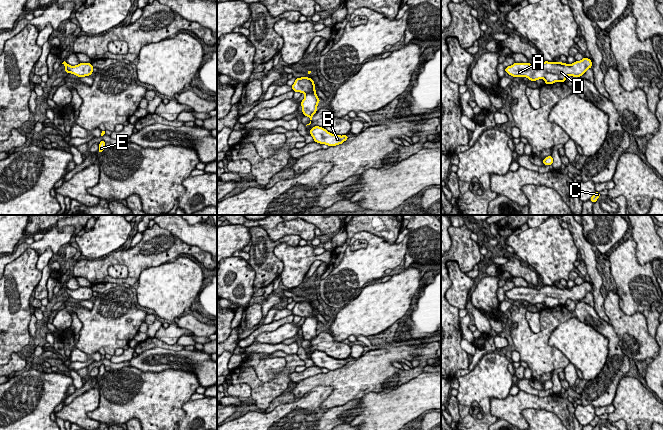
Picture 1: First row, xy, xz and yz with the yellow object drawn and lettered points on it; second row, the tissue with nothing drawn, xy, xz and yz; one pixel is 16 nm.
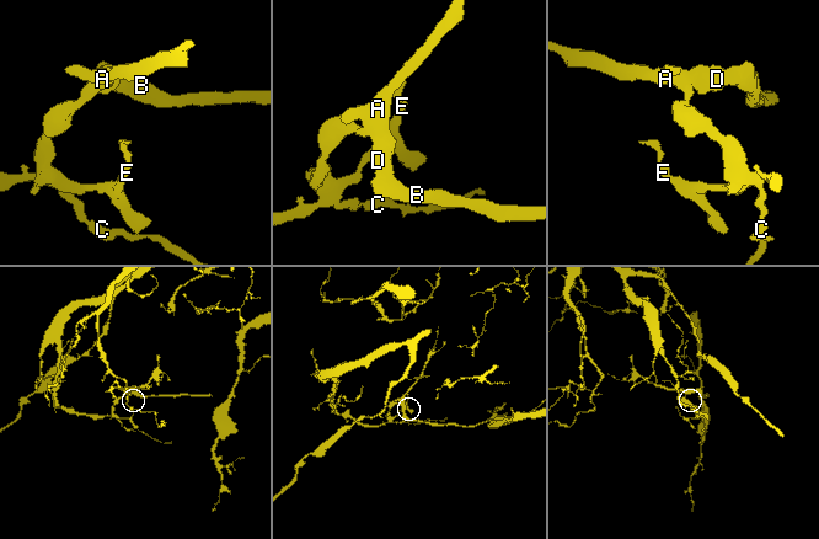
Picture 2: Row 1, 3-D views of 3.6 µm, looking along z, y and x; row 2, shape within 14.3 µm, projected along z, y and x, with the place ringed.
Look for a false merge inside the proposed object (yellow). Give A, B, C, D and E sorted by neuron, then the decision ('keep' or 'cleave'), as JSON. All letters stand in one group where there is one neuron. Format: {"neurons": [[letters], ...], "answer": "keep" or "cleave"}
{"neurons": [["A", "B", "C", "D", "E"]], "answer": "keep"}

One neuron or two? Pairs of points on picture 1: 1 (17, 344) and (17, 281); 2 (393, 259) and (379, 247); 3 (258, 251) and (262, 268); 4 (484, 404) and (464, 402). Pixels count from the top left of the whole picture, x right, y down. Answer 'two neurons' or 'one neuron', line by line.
1: one neuron
2: one neuron
3: one neuron
4: one neuron

